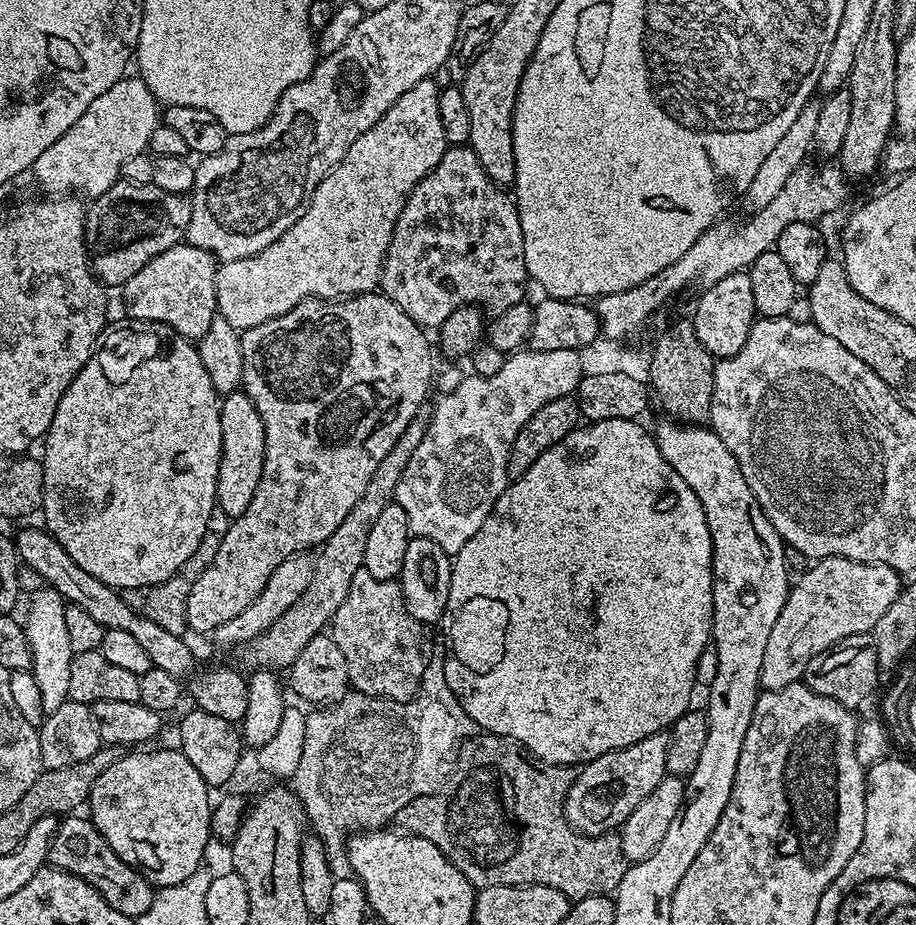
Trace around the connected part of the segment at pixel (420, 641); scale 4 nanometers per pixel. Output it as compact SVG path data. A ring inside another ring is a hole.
M363 567L354 574L346 593L346 600L333 614L330 623L332 641L346 658L348 683L367 696L381 696L383 700L410 700L420 691L428 669L428 636L420 624L406 610L404 595L396 580L379 580Z

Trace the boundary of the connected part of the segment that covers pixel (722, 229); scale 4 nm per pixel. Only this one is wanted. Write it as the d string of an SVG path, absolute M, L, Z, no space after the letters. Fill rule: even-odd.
M824 162L821 168L812 169L803 166L790 178L786 178L786 186L775 196L769 204L762 206L762 210L751 213L745 224L724 224L717 222L705 230L702 238L678 258L666 270L654 274L654 278L646 278L638 286L630 290L622 290L618 294L601 296L595 301L596 317L600 320L600 331L605 337L627 341L627 336L632 336L667 300L675 298L679 292L700 284L701 289L714 286L714 282L722 282L726 274L743 272L751 268L754 258L758 254L773 251L776 247L778 234L790 226L790 222L820 222L823 216L836 212L848 200L849 177L844 171L832 162Z

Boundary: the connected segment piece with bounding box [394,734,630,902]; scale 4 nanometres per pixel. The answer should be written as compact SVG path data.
M477 734L471 740L466 740L461 746L458 767L449 776L448 783L439 792L422 798L414 798L414 802L410 802L410 806L402 806L402 810L394 817L394 820L395 823L401 824L399 827L407 835L426 838L426 842L434 842L434 846L438 846L438 850L442 850L442 854L446 854L446 858L450 863L477 890L486 886L502 886L503 884L545 884L546 886L554 886L554 890L562 890L562 894L566 894L569 901L572 902L591 896L607 896L615 893L618 882L622 882L622 874L626 874L626 870L630 867L630 861L626 858L626 854L622 852L622 842L619 835L584 836L581 832L575 832L572 829L564 813L564 803L570 786L575 780L576 772L569 765L546 762L535 756L529 748L523 748L517 740L511 740L505 736Z

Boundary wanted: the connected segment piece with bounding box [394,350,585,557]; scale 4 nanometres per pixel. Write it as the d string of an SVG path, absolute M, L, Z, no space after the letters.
M521 350L511 353L505 359L502 370L498 370L498 374L490 374L489 376L468 374L468 377L453 392L446 393L437 402L436 409L431 409L425 437L422 438L422 442L419 443L417 450L410 457L410 462L406 465L398 481L394 503L402 506L402 510L406 510L406 518L408 519L411 535L430 538L430 542L438 542L438 546L442 546L445 554L455 557L456 552L462 550L462 546L466 546L466 542L470 542L470 538L474 538L474 534L478 534L478 530L482 530L482 522L486 522L494 502L498 502L498 498L504 493L505 488L508 487L510 483L508 479L508 459L512 453L514 438L518 438L522 426L526 426L526 422L530 422L530 418L534 418L535 412L542 410L542 406L546 406L546 402L554 402L554 398L572 396L577 391L580 380L584 376L580 353L577 350L538 350L537 352Z

